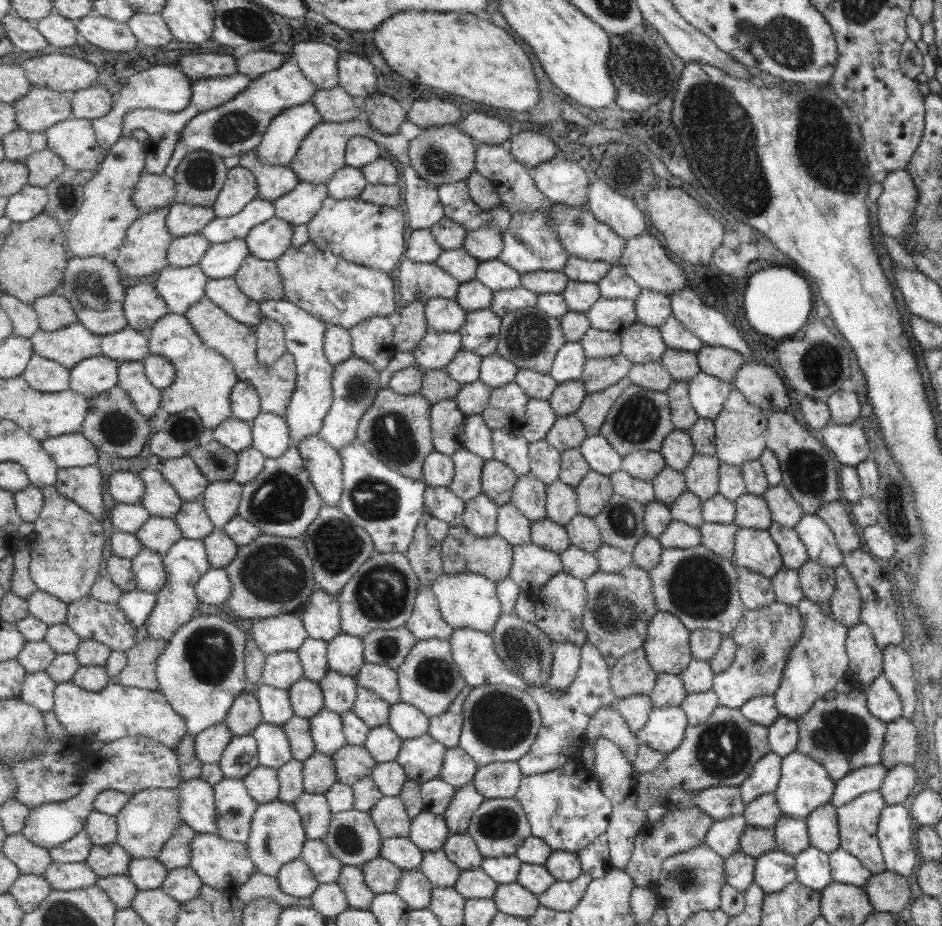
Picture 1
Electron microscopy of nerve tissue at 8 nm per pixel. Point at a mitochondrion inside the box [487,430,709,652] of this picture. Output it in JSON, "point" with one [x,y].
{"point":[615,614]}

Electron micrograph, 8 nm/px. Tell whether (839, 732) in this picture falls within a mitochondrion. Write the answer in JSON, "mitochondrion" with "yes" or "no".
{"mitochondrion":"yes"}

